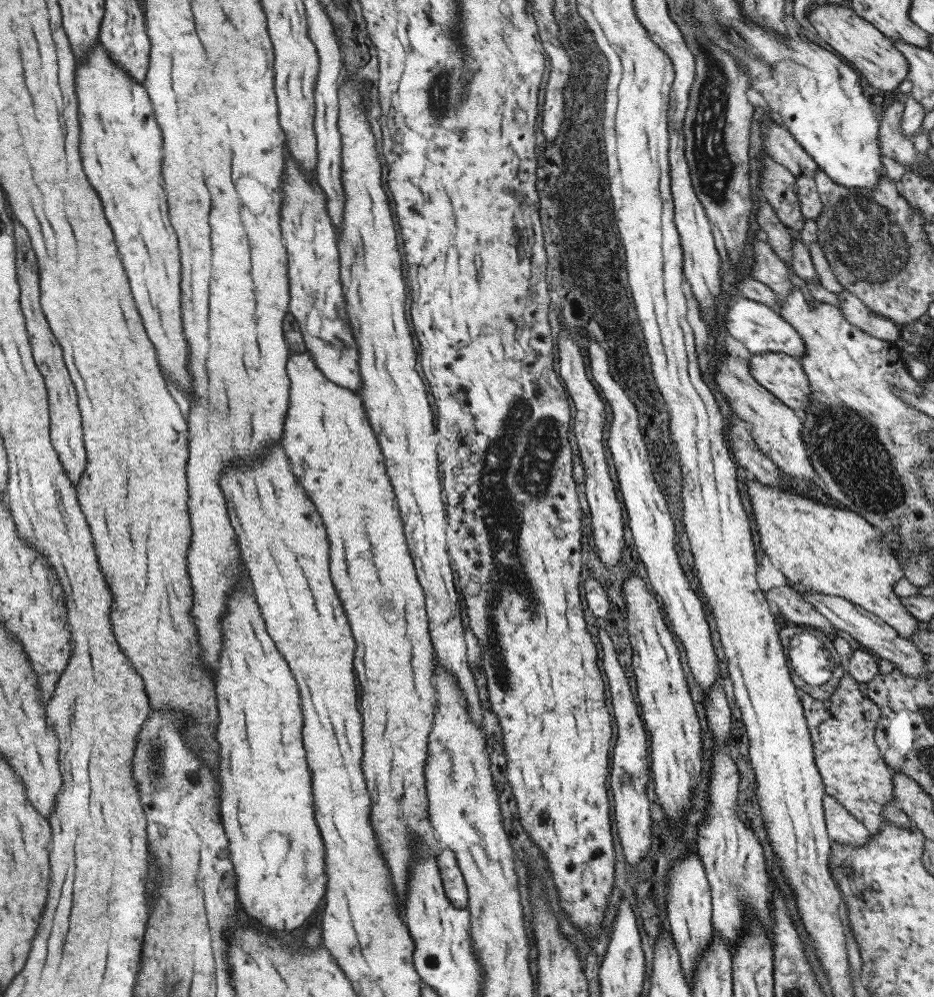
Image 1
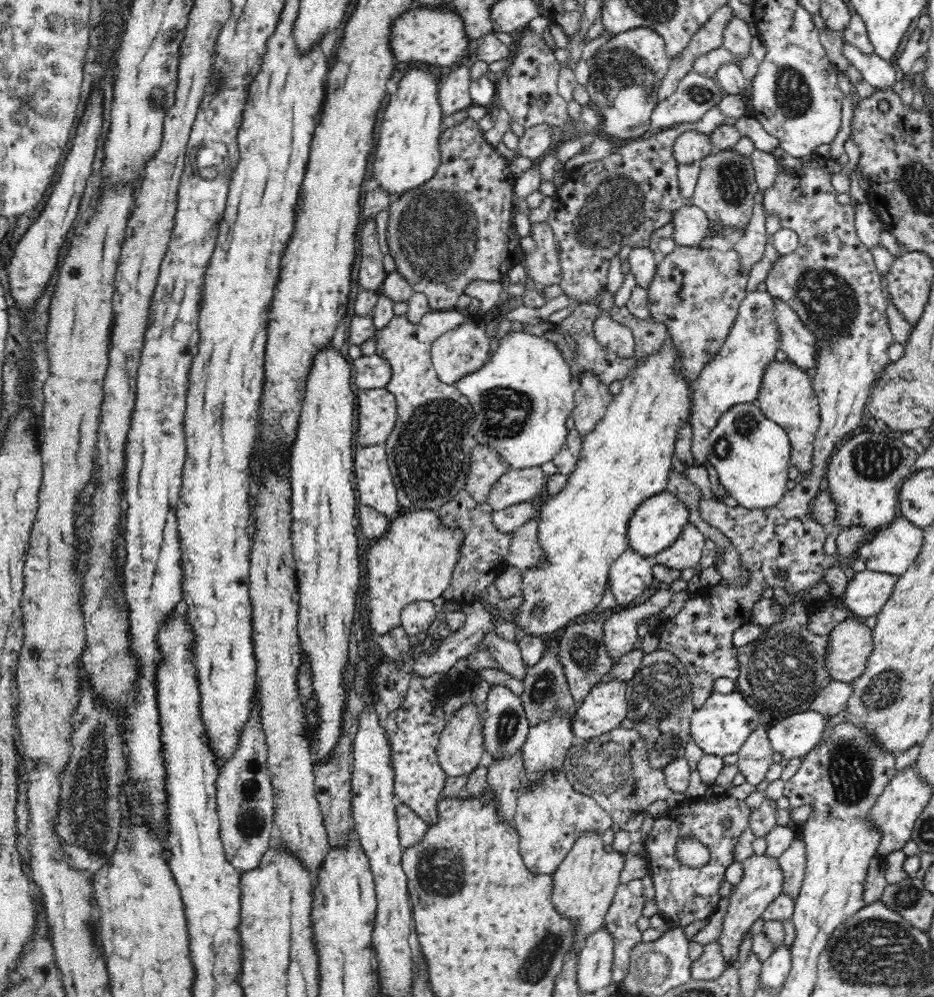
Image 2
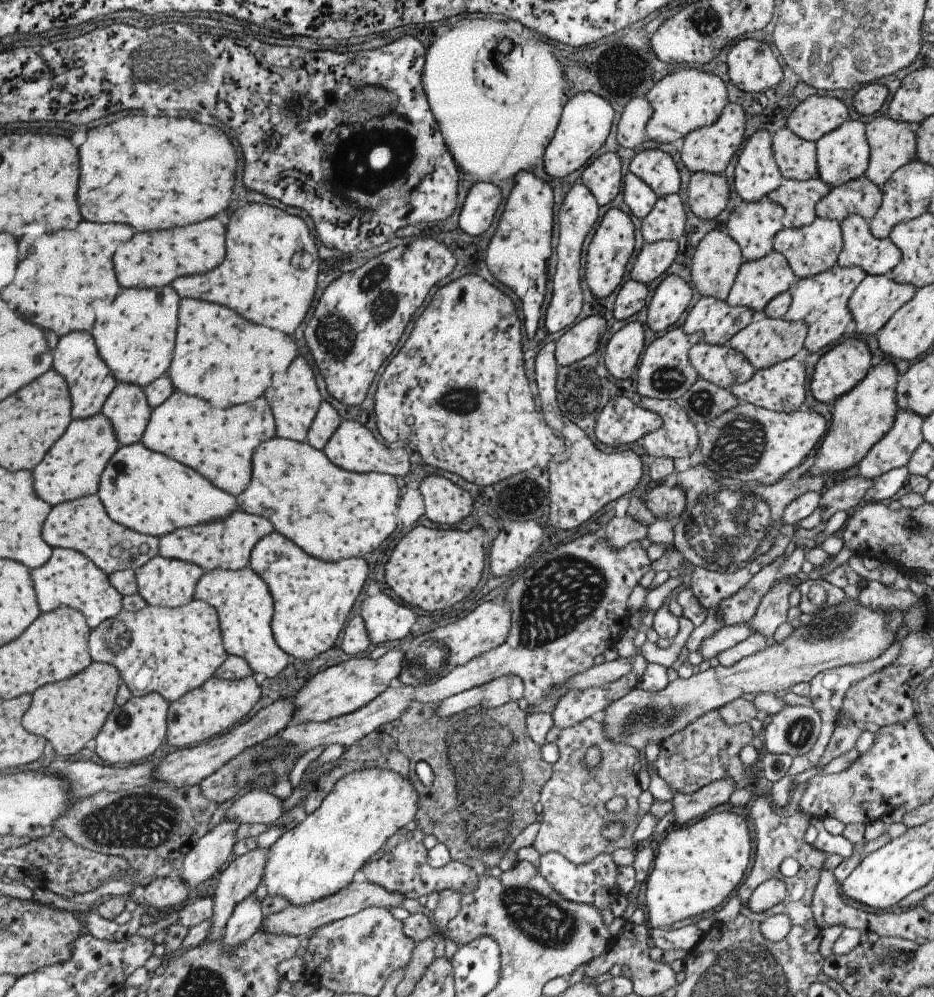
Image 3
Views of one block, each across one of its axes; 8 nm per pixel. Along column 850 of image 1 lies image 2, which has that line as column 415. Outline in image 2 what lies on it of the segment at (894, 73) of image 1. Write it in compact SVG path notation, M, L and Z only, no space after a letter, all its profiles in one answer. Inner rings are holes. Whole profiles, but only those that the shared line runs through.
M451 5L446 7L414 7L396 19L390 27L390 50L397 62L426 62L431 66L451 66L466 56L470 40L464 32L462 17L454 13Z

